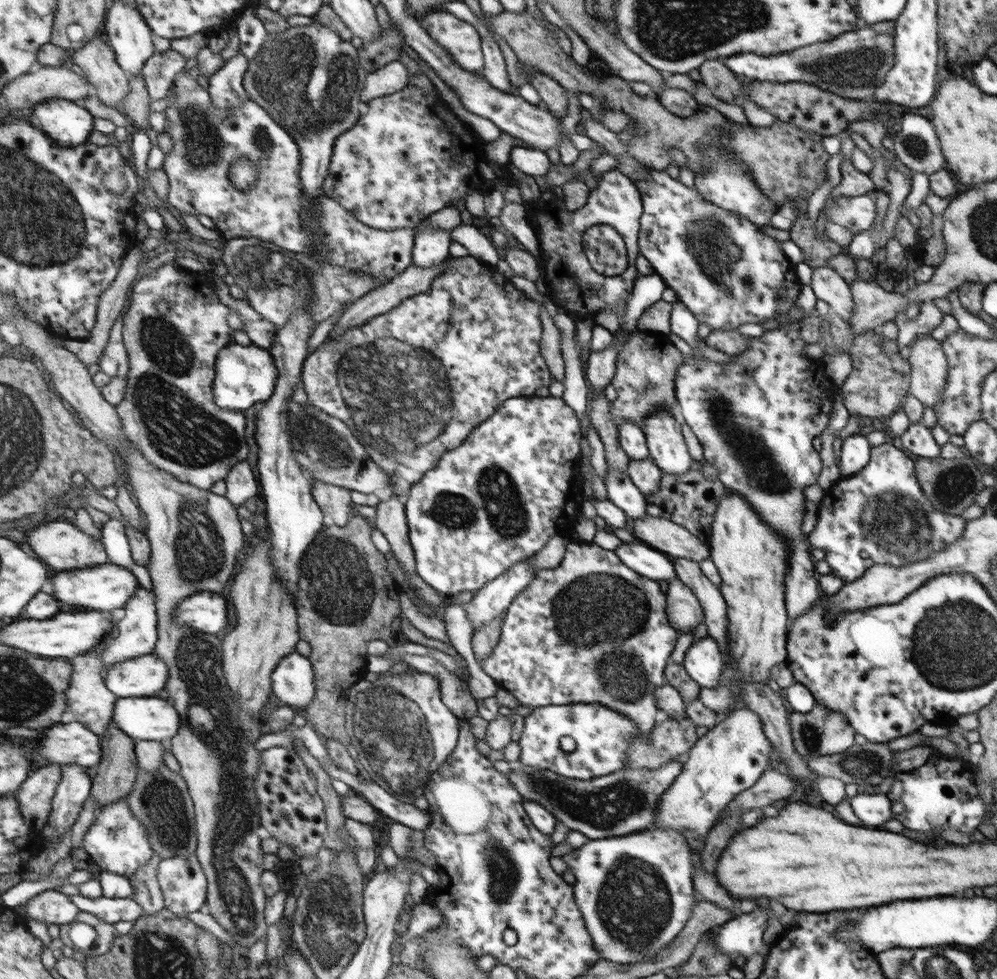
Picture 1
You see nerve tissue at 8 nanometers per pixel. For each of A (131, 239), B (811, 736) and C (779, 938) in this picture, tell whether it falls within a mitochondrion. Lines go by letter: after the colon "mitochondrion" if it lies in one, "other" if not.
A: other
B: mitochondrion
C: other

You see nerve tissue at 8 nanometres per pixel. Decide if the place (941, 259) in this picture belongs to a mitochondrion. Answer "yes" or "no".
no

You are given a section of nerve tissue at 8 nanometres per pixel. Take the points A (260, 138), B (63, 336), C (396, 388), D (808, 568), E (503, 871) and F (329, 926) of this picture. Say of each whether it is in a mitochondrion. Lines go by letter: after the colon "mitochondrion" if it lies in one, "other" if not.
A: mitochondrion
B: other
C: mitochondrion
D: other
E: mitochondrion
F: mitochondrion

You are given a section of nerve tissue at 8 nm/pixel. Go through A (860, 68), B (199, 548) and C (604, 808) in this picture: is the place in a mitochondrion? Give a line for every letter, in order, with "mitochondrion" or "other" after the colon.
A: mitochondrion
B: mitochondrion
C: mitochondrion

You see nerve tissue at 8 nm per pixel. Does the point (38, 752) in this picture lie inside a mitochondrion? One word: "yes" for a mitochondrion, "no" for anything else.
no

